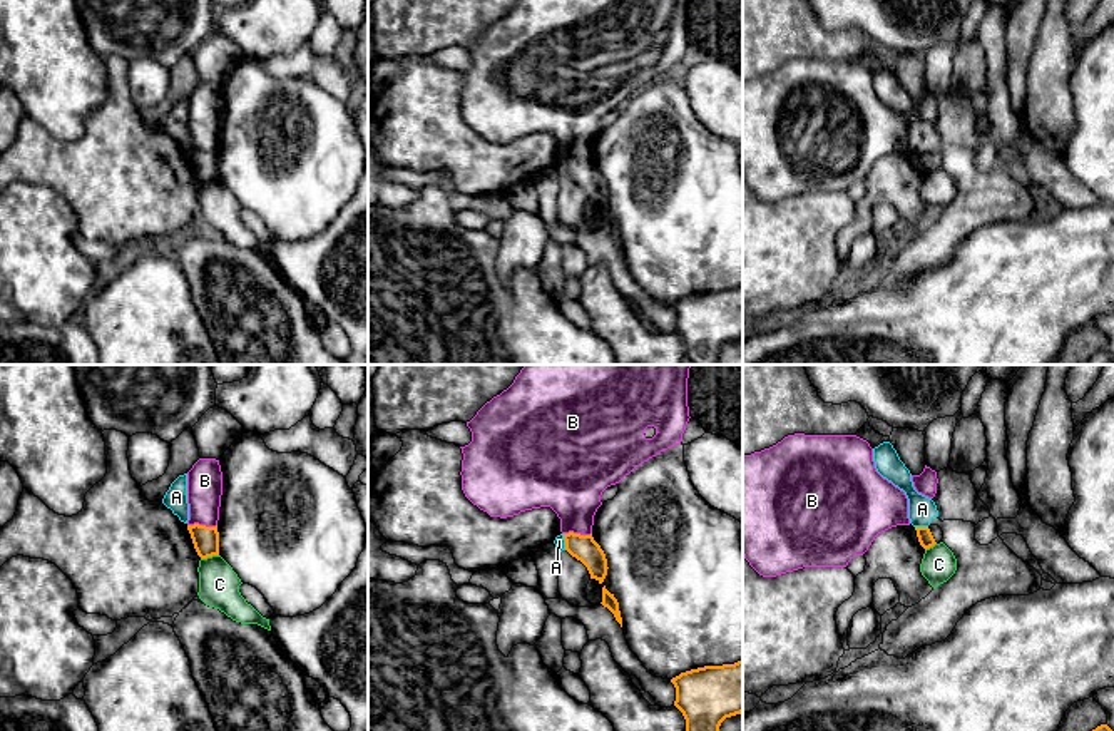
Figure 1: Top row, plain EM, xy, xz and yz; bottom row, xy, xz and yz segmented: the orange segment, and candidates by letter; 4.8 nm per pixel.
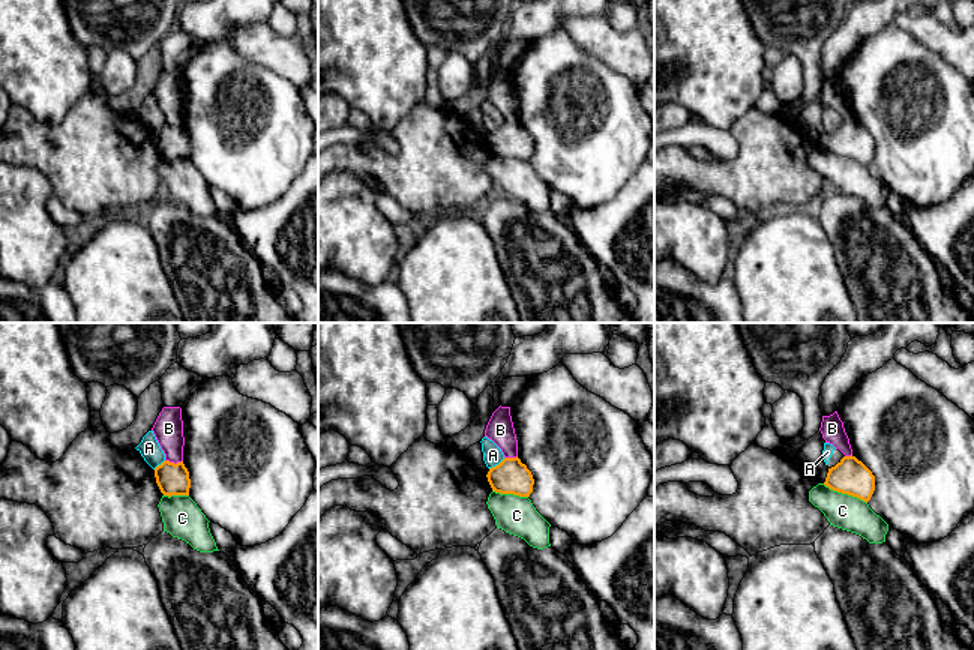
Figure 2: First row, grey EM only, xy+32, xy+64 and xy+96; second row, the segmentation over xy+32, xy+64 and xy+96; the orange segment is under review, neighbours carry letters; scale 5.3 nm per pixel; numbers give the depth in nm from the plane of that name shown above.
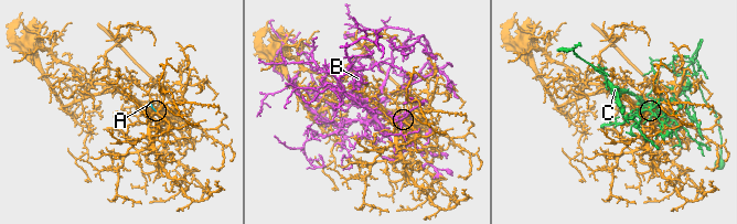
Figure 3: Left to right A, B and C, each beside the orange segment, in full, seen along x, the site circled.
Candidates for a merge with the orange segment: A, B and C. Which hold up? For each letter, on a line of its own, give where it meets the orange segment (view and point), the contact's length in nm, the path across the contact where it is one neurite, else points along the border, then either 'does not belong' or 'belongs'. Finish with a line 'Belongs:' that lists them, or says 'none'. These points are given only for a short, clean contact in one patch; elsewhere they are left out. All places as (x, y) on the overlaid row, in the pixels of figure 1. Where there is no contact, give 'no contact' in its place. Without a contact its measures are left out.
A: contact yz (922, 527); length 60 nm; border yz (915, 526), (927, 527); does not belong
B: contact xy (203, 526); length 140 nm; does not belong
C: contact xy (209, 556); length 90 nm; does not belong
Belongs: none

